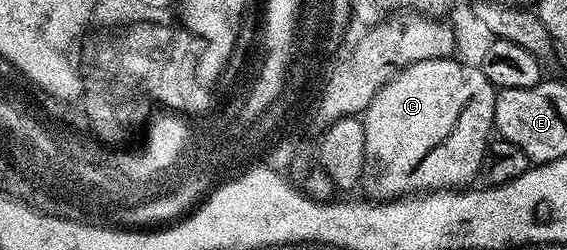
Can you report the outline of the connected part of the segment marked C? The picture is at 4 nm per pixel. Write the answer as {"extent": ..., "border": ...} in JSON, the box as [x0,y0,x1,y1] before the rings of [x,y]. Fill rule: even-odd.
{"extent":[362,57,497,201],"border":[[[456,57],[418,61],[396,72],[365,109],[362,122],[366,129],[366,161],[362,191],[376,201],[403,199],[406,195],[429,189],[464,189],[472,175],[479,176],[484,153],[494,135],[494,109],[497,88],[479,66],[459,63]]]}

